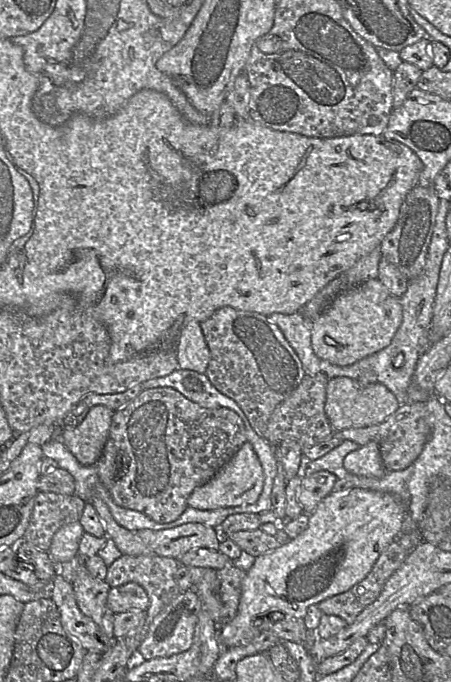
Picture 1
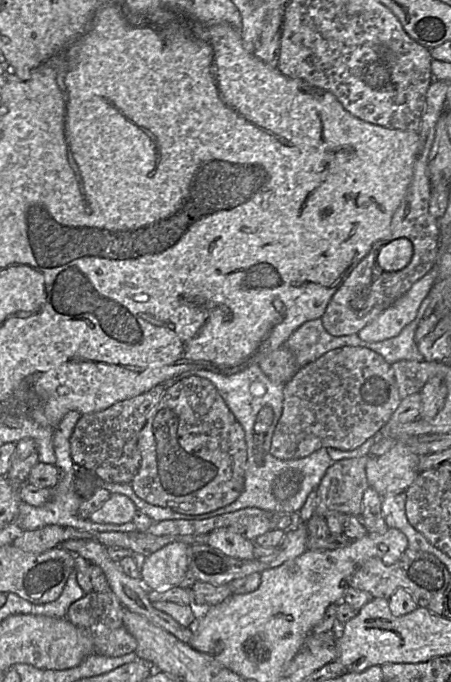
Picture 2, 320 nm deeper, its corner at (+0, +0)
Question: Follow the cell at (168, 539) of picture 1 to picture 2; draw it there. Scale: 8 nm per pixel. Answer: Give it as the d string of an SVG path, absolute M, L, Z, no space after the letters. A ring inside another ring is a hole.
M216 528L212 530L208 536L209 538L206 544L221 550L228 556L248 560L255 558L255 542L234 532L231 528Z

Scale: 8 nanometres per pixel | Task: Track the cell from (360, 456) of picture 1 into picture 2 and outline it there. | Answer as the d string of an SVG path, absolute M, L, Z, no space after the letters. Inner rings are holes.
M397 444L381 456L370 456L367 481L382 496L406 492L419 475L420 456Z

